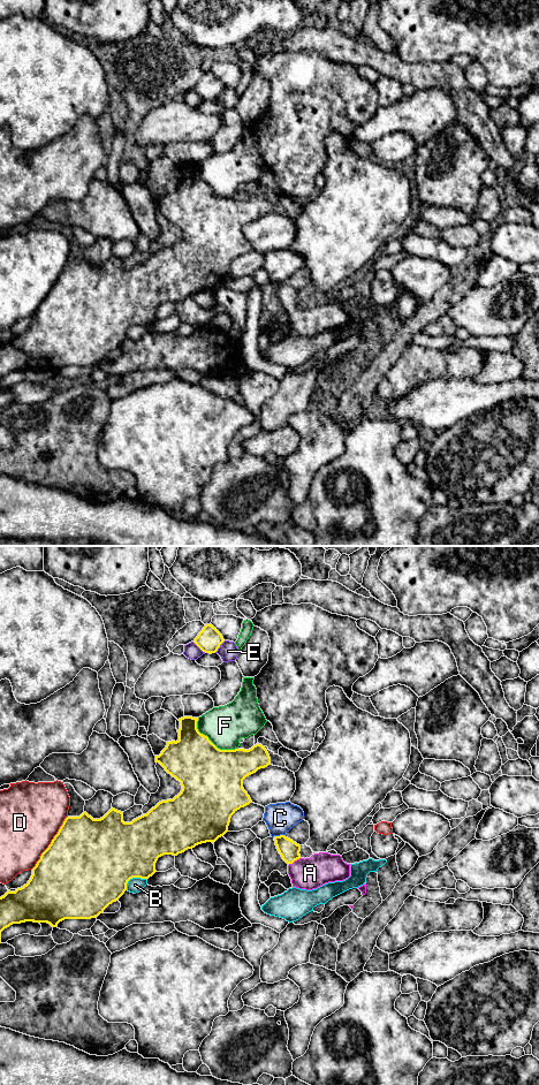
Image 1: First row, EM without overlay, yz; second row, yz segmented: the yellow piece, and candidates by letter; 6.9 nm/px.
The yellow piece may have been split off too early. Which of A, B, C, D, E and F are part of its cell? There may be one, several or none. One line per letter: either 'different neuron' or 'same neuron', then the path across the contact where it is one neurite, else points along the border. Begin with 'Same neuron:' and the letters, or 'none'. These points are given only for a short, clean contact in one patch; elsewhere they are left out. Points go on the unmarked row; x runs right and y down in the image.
Same neuron: A
A: same neuron; way yz (289, 297), (294, 308), (306, 320), (310, 320)
B: different neuron
C: different neuron
D: different neuron
E: different neuron
F: different neuron

